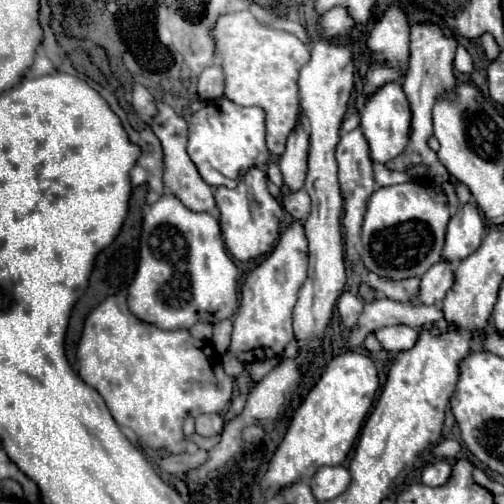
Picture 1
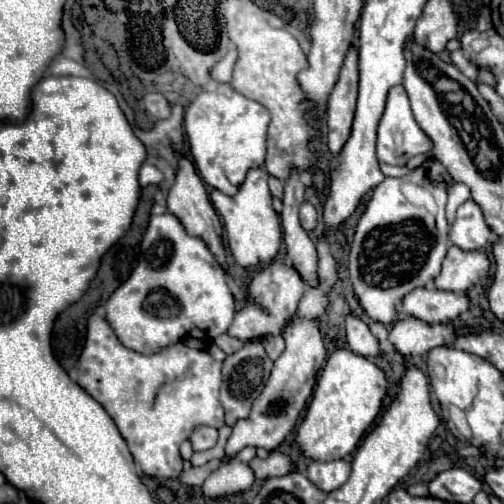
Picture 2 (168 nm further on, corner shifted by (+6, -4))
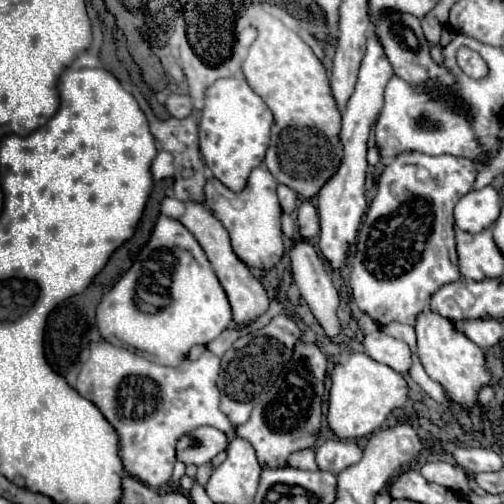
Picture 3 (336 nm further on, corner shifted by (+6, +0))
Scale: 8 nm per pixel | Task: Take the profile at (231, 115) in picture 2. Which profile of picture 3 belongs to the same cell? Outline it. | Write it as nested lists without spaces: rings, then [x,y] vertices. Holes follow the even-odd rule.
[[[222,78],[206,90],[200,130],[200,152],[204,164],[232,192],[240,192],[246,186],[250,172],[262,164],[266,148],[270,144],[272,112],[266,102],[238,78]]]

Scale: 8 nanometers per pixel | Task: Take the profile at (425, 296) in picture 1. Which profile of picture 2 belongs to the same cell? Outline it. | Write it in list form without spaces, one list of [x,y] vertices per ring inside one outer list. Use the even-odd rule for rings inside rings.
[[[458,246],[448,248],[448,256],[442,264],[440,276],[434,280],[436,288],[450,292],[466,292],[474,284],[488,280],[490,260],[484,250],[462,250]]]

